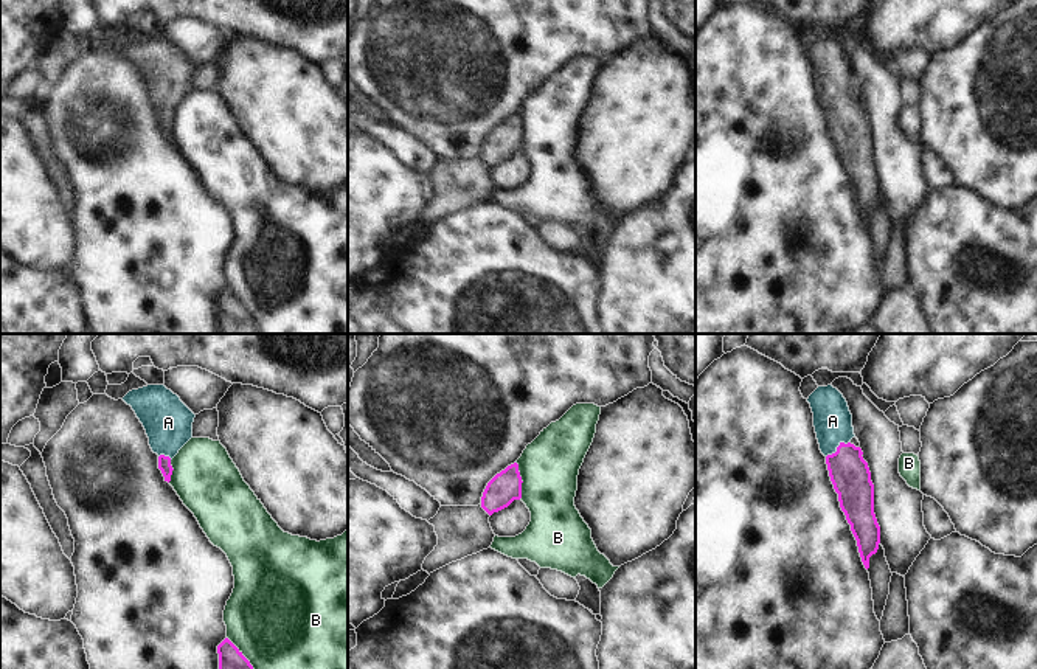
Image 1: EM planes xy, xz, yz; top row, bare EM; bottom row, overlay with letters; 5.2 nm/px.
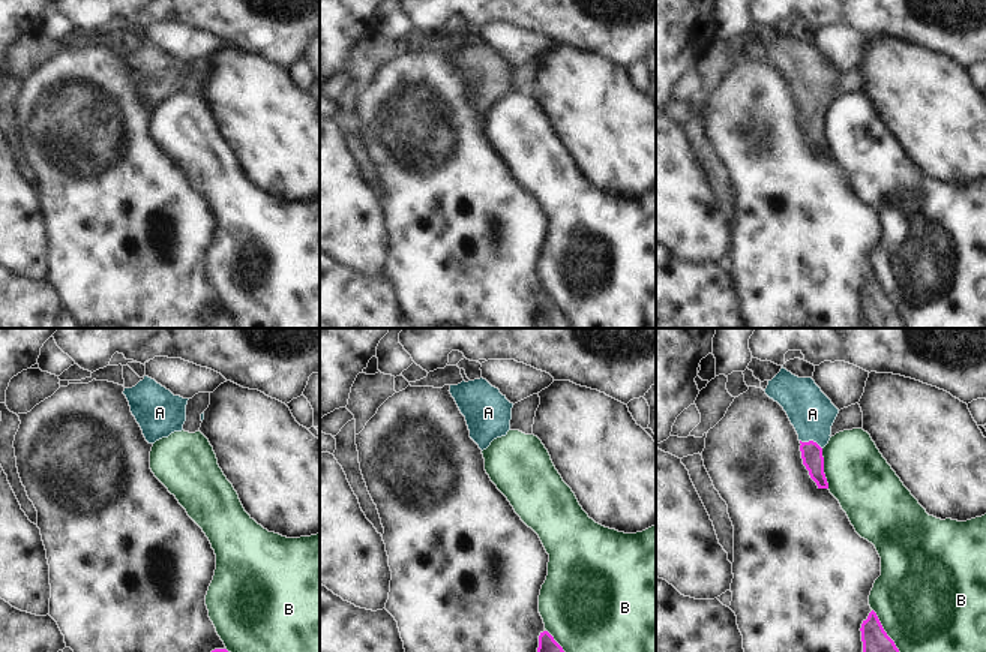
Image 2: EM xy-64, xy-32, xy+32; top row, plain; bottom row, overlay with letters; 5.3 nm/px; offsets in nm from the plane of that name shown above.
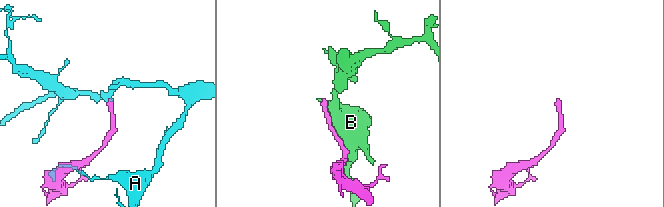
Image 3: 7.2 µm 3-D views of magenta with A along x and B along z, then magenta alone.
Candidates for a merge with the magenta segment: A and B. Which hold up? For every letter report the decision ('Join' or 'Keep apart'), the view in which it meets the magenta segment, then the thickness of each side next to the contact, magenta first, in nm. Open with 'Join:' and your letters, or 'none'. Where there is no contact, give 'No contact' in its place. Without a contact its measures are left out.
Join: A
A: Join. Touches magenta in yz. Thickness 200 nm (magenta) against 200 nm
B: Keep apart. Touches magenta in xz. Thickness 160 nm (magenta) against 300 nm.

